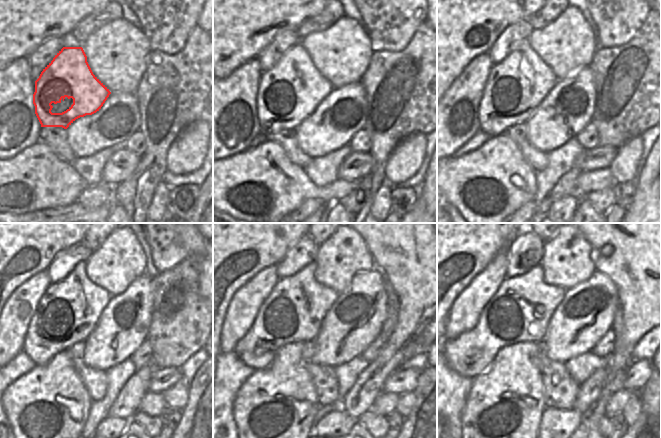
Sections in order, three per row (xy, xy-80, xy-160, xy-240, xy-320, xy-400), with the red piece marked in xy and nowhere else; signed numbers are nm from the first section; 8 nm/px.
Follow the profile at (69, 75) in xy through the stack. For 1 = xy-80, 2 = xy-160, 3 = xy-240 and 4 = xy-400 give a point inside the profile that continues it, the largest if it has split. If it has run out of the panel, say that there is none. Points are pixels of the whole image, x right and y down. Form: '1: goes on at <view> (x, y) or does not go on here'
1: goes on at xy-80 (294, 75)
2: goes on at xy-160 (523, 76)
3: goes on at xy-240 (76, 301)
4: goes on at xy-400 (522, 306)

